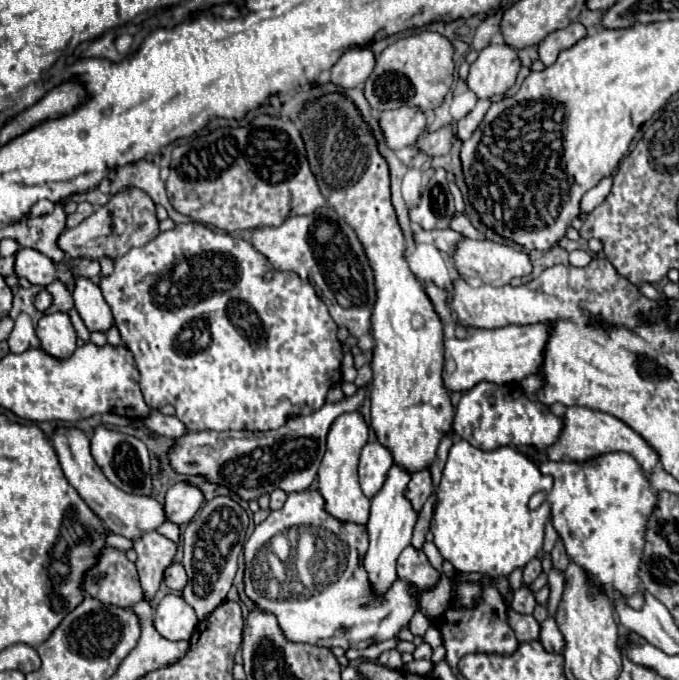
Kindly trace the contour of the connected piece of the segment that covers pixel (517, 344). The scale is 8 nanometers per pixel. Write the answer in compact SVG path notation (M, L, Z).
M547 324L507 326L497 330L475 330L465 340L445 340L445 360L451 358L455 368L443 372L443 384L449 392L465 392L479 382L513 384L521 378L535 374L543 362L543 348L549 336Z

